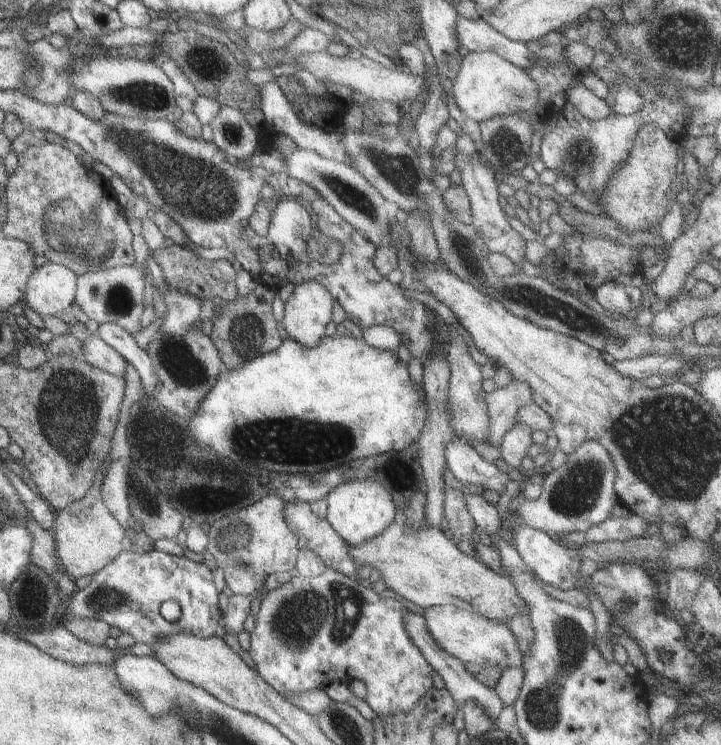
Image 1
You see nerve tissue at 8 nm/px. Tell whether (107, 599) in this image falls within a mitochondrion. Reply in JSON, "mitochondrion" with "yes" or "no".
{"mitochondrion":"yes"}

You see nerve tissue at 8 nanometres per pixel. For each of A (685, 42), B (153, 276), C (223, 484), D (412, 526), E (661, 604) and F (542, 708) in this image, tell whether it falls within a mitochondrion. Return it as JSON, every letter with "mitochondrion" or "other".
{"A":"mitochondrion","B":"other","C":"other","D":"mitochondrion","E":"other","F":"mitochondrion"}

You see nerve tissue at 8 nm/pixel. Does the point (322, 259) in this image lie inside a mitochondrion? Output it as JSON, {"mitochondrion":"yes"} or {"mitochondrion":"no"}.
{"mitochondrion":"no"}

